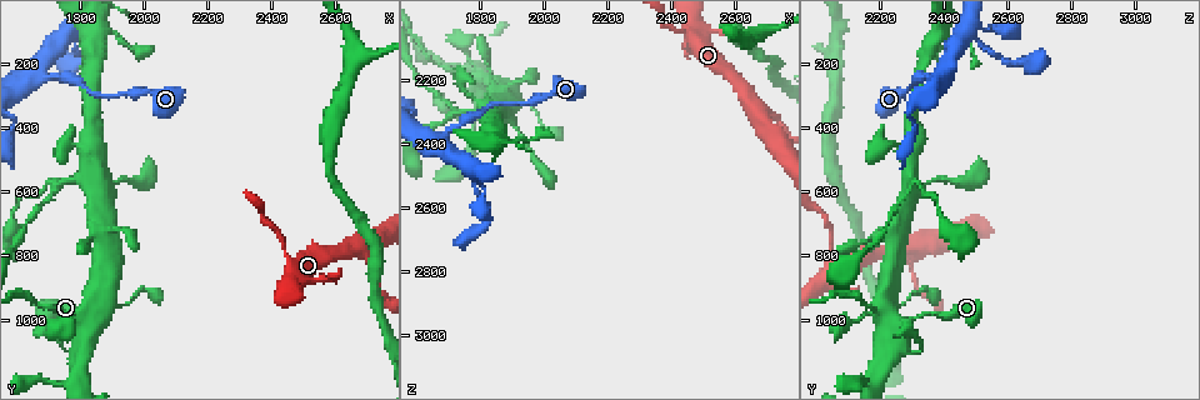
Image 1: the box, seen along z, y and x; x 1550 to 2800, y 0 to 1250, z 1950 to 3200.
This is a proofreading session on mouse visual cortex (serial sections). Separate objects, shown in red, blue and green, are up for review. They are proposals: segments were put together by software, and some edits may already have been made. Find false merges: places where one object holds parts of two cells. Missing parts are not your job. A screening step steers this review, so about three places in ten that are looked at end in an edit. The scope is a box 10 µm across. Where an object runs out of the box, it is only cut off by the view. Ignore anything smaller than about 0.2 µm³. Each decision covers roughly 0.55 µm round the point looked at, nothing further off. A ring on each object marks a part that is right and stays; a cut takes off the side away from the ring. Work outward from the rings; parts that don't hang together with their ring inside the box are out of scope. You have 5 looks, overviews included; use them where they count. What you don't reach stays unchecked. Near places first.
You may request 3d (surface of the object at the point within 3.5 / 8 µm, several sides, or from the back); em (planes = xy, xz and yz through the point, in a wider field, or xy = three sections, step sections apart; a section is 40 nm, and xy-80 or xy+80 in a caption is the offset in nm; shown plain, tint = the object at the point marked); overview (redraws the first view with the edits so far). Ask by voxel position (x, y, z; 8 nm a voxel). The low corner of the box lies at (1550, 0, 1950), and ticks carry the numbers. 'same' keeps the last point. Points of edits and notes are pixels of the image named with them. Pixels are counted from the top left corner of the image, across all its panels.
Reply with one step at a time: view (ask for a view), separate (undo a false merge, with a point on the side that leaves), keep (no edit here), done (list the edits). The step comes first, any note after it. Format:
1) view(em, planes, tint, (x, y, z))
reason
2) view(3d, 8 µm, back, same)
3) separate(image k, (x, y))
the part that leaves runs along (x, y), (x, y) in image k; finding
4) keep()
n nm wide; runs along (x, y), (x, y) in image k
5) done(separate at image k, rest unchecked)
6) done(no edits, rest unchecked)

view(3d, 3.5 µm, (1740, 980, 2190))
narrows sharply

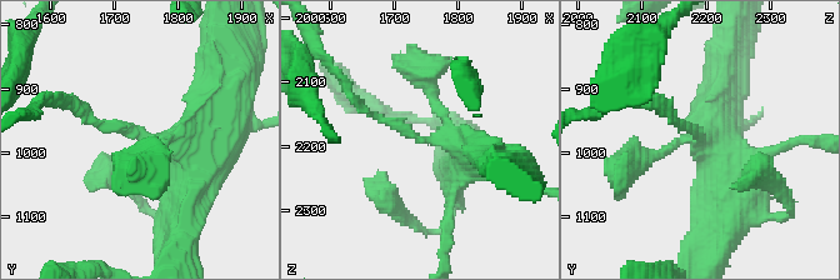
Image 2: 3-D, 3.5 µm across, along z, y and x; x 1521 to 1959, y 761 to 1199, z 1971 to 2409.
view(em, xy, step 3, tint, (1745, 975, 2195))
need the tissue

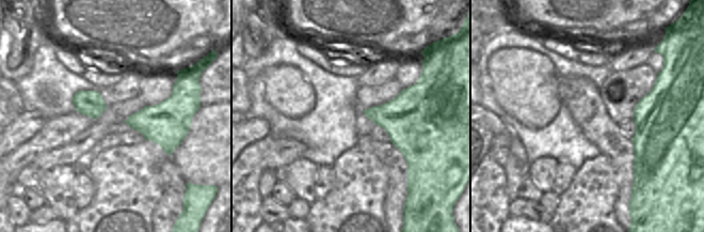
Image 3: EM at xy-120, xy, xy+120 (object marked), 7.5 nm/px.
keep()
runs along (181, 159), (196, 144), (100, 125), (78, 105) in image 2; one cell here

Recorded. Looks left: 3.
view(3d, 3.5 µm, (1730, 580, 2310))
small branch off a trunk

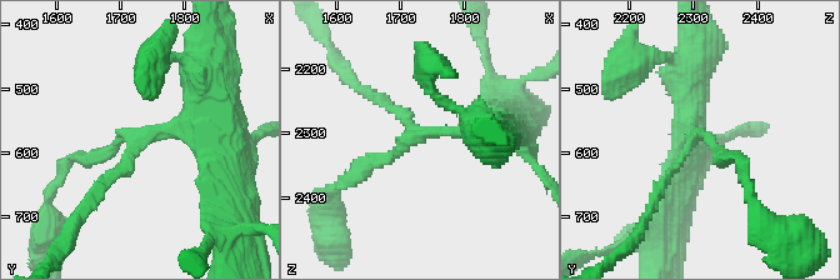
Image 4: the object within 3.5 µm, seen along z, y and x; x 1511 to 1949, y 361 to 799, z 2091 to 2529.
view(em, xy, step 2, tint, (1725, 580, 2300))
3 arms; arms of 100, 200, 300 nm

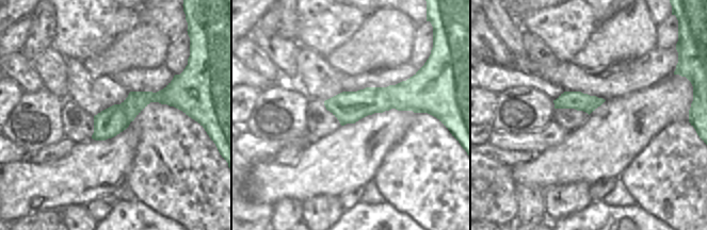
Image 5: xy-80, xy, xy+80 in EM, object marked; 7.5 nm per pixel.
keep()
240 nm wide; runs along (327, 102), (413, 100), (421, 104) in image 5; one cell here

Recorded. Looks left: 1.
done(no edits, rest unchecked)

